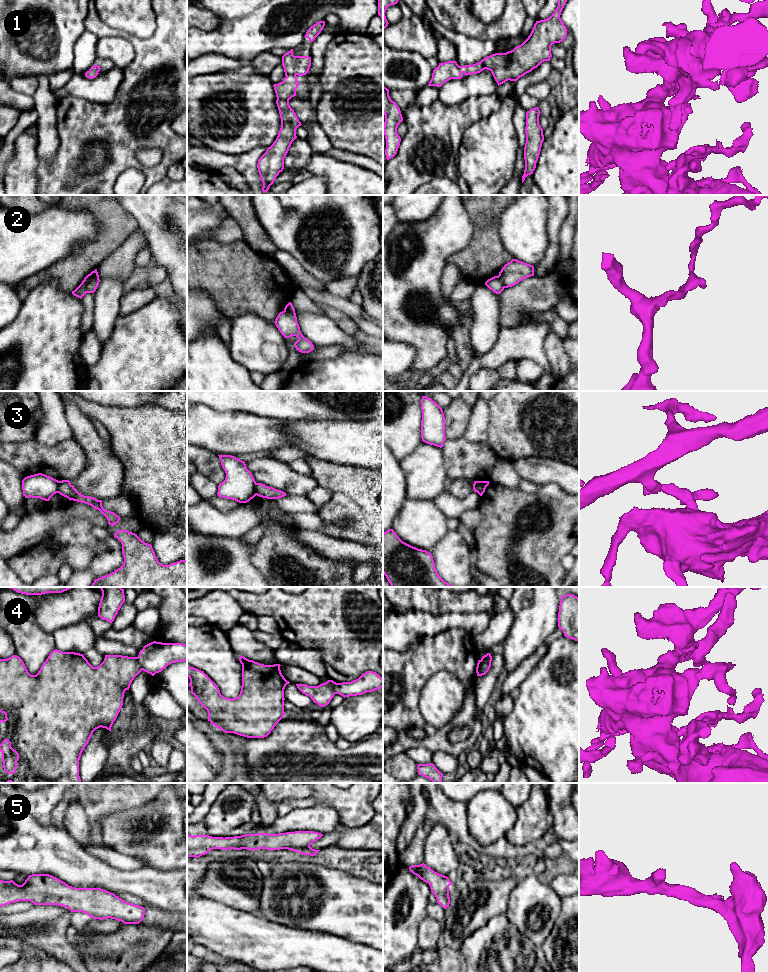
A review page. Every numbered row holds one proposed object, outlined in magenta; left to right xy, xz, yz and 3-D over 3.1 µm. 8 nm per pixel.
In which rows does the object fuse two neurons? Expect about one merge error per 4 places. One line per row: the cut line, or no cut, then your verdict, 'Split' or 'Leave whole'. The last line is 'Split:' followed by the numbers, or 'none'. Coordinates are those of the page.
1: No split. Leave whole
2: Split along xy (98, 277), (82, 283). Split
3: Split along xy (60, 481), (57, 492). Split
4: Split along xy (136, 657), (142, 669). Split
5: No split. Leave whole
Split: 2, 3, 4

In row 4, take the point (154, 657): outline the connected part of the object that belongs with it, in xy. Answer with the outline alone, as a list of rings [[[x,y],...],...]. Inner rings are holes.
[[[153,641],[140,650],[137,659],[142,670],[154,676],[172,663],[187,661],[187,645]]]

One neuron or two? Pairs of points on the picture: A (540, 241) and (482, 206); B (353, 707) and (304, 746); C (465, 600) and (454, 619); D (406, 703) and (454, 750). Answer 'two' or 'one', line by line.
A: two
B: two
C: two
D: one

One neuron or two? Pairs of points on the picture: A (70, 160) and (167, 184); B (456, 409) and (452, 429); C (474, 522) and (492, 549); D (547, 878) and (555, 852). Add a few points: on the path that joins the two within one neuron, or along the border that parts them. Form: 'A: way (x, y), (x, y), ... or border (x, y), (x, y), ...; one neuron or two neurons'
A: border (166, 176), (152, 184); two neurons
B: way (456, 414), (456, 424); one neuron
C: border (478, 508), (481, 514), (481, 522), (473, 532); two neurons
D: border (563, 852), (554, 859), (547, 858); two neurons

